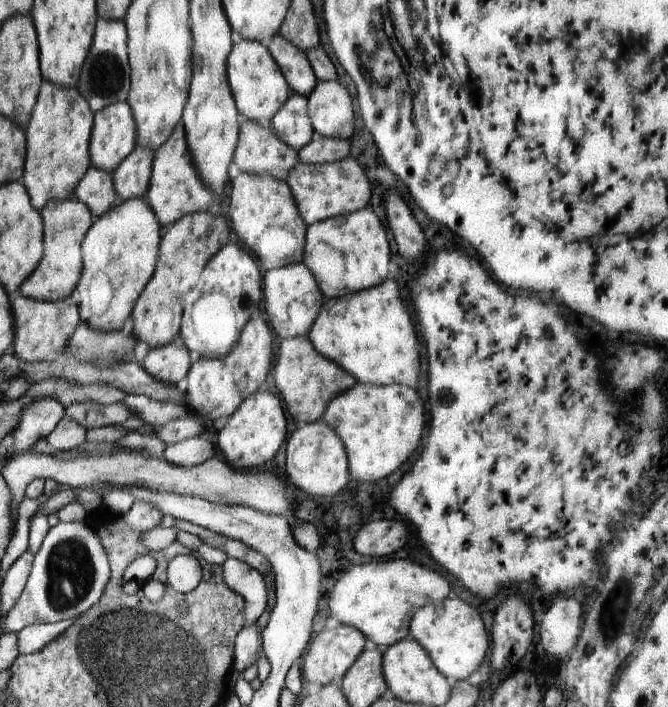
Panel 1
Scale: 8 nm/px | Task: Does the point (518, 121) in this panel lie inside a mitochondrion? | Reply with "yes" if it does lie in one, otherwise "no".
no

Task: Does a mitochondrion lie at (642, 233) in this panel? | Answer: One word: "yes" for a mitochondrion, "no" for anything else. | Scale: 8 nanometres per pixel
no

